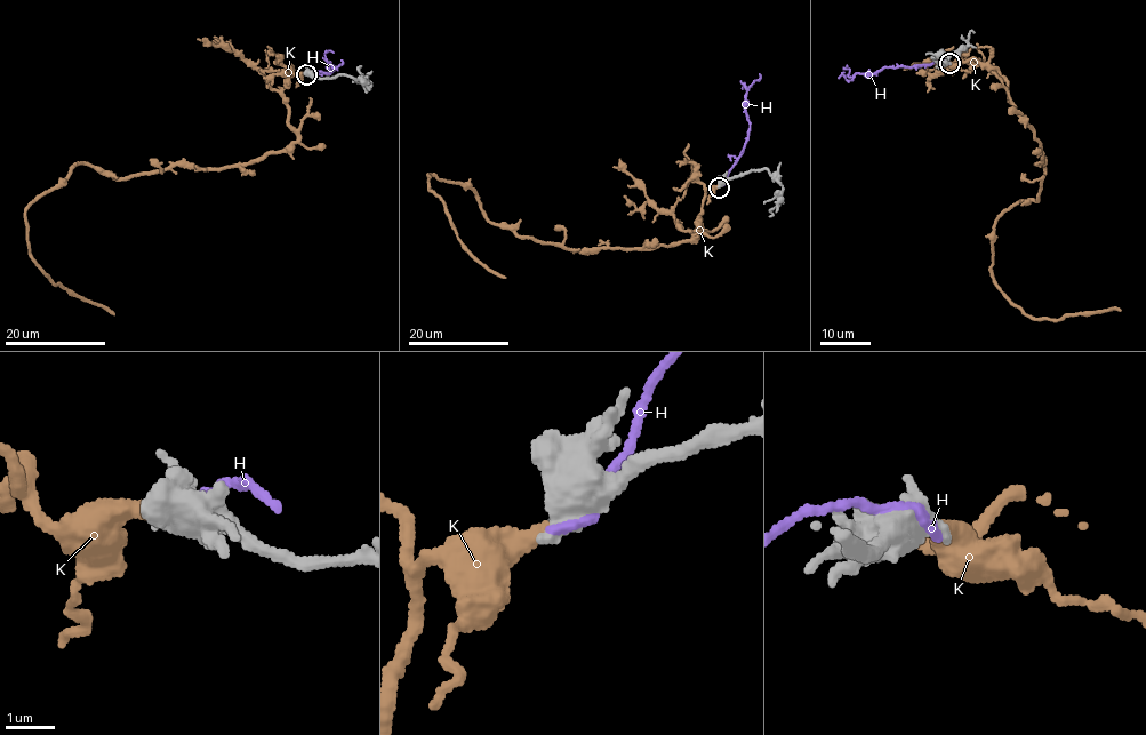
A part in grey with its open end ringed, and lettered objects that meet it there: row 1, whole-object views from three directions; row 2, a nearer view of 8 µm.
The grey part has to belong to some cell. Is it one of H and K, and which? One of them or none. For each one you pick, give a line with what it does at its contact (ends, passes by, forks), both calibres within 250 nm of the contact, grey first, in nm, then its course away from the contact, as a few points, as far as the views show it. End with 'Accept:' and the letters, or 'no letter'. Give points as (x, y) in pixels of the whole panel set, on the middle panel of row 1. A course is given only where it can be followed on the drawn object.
Accept: no letter

